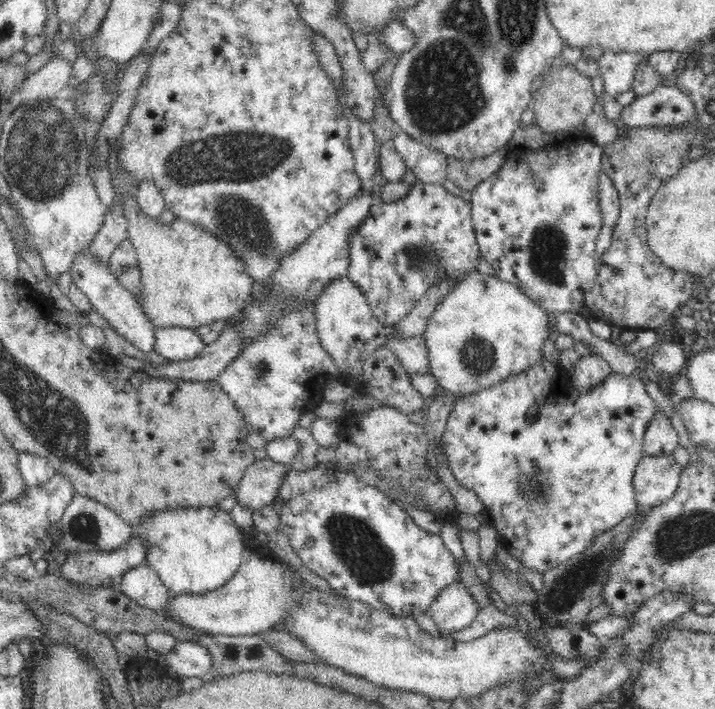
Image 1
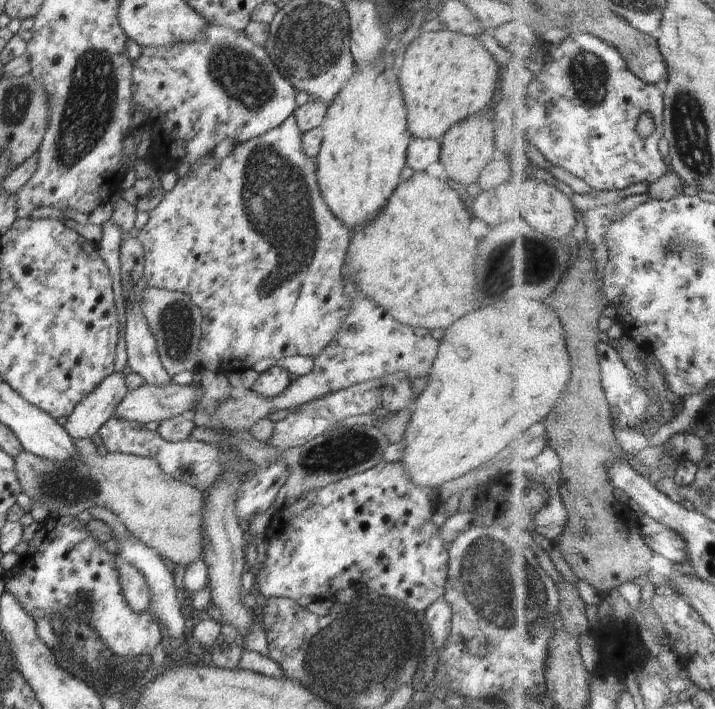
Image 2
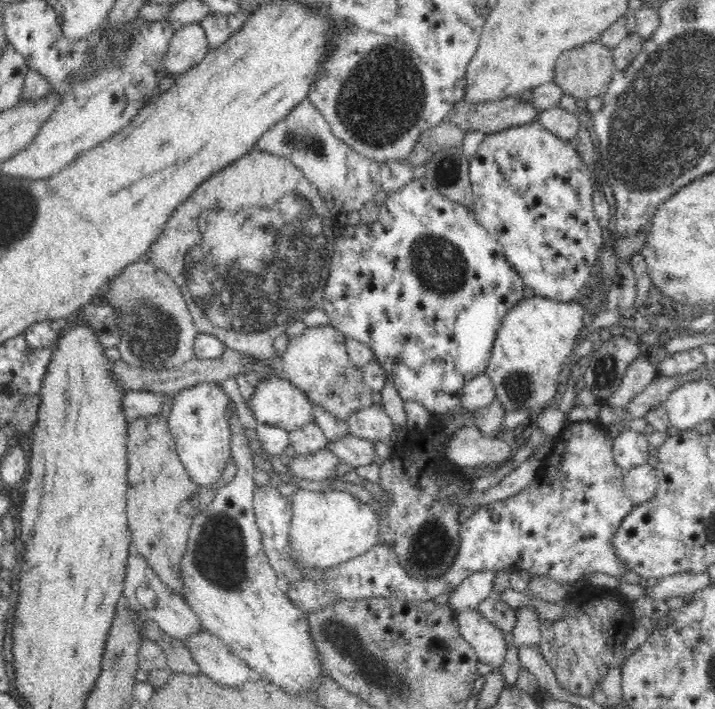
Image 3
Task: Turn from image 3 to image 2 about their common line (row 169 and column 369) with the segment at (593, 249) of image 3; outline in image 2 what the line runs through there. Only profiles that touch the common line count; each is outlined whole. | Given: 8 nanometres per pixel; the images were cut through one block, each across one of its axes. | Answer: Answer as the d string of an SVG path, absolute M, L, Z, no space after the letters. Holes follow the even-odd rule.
M384 460L376 464L375 467L358 473L350 478L339 480L338 482L328 484L324 488L314 488L304 492L300 498L296 498L292 504L286 507L280 507L272 516L264 535L268 538L269 546L266 552L264 562L258 564L260 571L255 575L255 581L258 582L258 590L264 598L284 597L292 600L311 597L313 601L331 600L334 601L336 592L344 588L366 586L370 592L378 592L382 596L390 599L399 600L405 604L406 609L413 613L425 611L431 604L434 604L440 597L444 596L445 586L448 578L448 549L442 538L442 534L437 526L432 522L432 515L436 508L439 497L430 488L420 488L416 486L401 461L386 462Z

